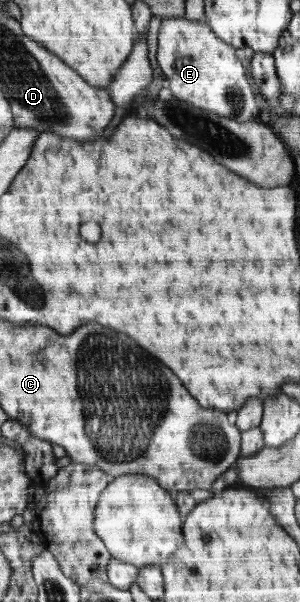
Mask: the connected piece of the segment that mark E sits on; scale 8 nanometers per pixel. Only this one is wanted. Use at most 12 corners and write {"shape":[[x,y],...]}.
{"shape":[[163,19],[155,59],[181,101],[260,115],[235,47],[207,23]]}

